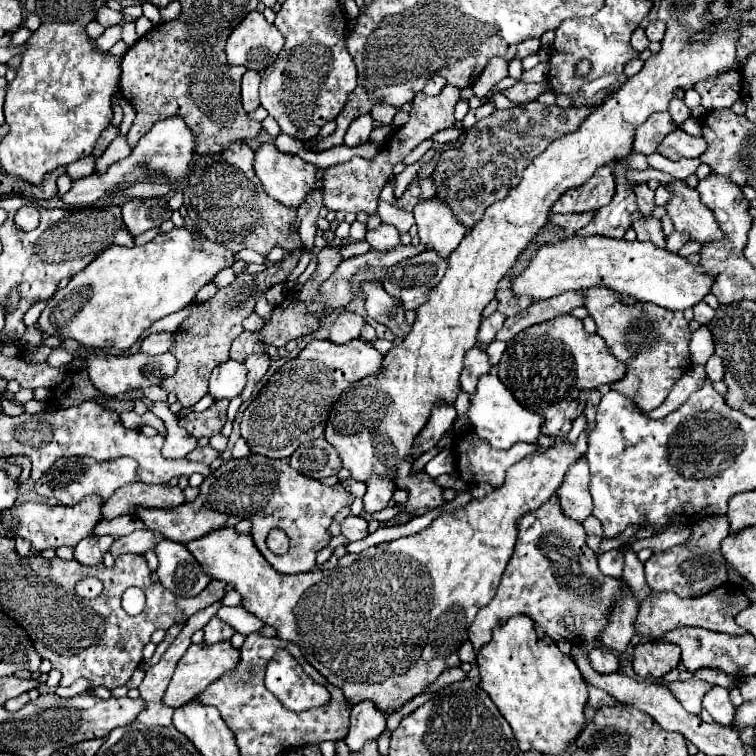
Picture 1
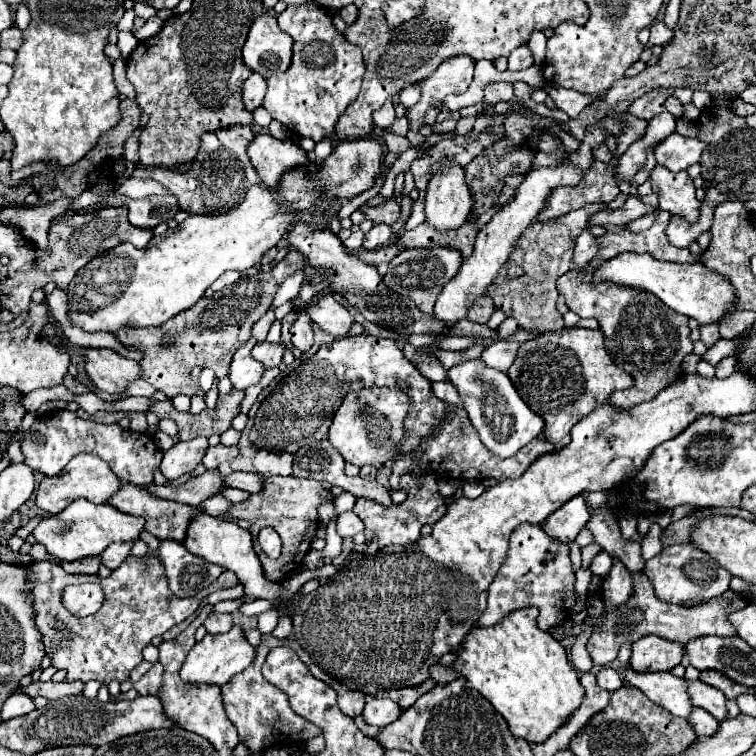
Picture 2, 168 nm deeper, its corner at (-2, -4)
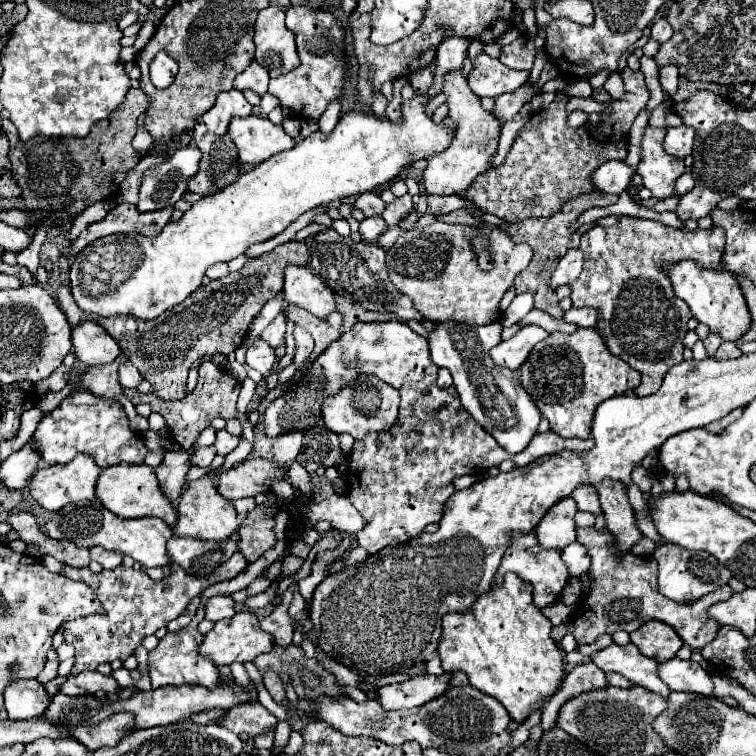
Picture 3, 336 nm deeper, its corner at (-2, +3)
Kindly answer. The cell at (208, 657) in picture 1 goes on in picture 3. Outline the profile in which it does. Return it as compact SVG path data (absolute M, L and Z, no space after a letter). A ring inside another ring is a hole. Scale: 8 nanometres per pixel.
M238 611L232 619L218 621L214 629L204 635L204 641L200 645L200 655L212 659L220 667L220 665L230 665L232 661L238 661L238 663L254 661L258 655L272 651L272 647L274 647L274 637L260 629L258 617L250 611Z

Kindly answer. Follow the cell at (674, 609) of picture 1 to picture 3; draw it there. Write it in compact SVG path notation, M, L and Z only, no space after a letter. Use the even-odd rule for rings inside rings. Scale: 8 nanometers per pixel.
M576 527L576 533L578 533L578 543L582 543L588 549L588 555L592 557L592 567L590 567L592 581L590 581L588 593L584 593L580 597L580 603L574 609L572 617L562 625L552 627L550 637L556 643L560 643L566 633L572 633L578 645L594 643L596 637L602 633L612 635L620 629L632 633L650 619L658 619L658 621L672 625L676 629L676 633L680 635L680 639L694 651L700 651L704 645L708 645L716 637L720 625L708 617L706 609L732 595L732 589L728 585L704 595L702 599L698 599L694 603L674 603L674 601L666 599L664 595L660 595L660 591L656 587L658 567L654 563L654 557L638 557L638 555L630 553L630 555L626 555L626 559L622 559L622 563L614 563L614 557L610 555L610 549L608 549L610 535L606 535L604 529Z

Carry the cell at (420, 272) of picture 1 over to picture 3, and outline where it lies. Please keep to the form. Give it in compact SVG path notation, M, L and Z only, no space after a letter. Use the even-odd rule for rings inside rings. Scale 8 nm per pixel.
M442 221L422 229L414 227L404 231L386 251L386 267L394 287L412 299L422 317L434 323L454 319L470 325L488 325L502 295L514 283L514 277L528 267L530 259L530 245L514 243L498 227L486 227L484 231L478 231L468 225L450 225ZM478 233L488 237L486 249L494 261L490 271L482 271L478 267L478 255L472 249L472 241Z

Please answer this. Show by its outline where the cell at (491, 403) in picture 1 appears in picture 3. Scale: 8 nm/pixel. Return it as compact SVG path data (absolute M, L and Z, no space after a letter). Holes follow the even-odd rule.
M450 319L436 323L436 329L428 333L432 361L438 367L450 369L454 377L454 387L464 407L508 453L514 455L524 451L530 439L536 435L540 423L540 411L532 403L530 395L522 389L516 373L506 367L498 367L490 359L490 349L500 341L502 341L502 325L498 321L478 327Z

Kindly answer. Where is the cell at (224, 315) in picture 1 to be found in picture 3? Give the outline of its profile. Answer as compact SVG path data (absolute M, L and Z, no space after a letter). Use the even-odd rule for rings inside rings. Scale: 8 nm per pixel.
M290 241L278 245L270 253L250 259L240 271L228 273L206 287L200 287L190 297L186 297L172 311L164 311L152 321L134 319L130 315L118 315L102 319L100 315L86 315L70 295L70 285L64 281L58 285L56 295L60 309L64 311L68 323L74 327L86 319L102 325L110 337L120 345L122 353L128 355L130 363L140 371L140 375L152 383L152 393L164 401L176 401L186 397L188 371L196 359L214 353L232 353L246 339L248 325L260 313L260 309L282 291L282 273L288 265L308 265L310 255L306 241Z

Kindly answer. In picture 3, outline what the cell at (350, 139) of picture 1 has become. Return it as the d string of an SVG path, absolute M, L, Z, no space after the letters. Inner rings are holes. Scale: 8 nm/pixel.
M414 93L410 101L402 103L400 123L386 117L376 117L372 111L368 113L364 109L348 111L340 117L330 135L314 131L310 137L298 141L292 149L272 155L270 159L266 159L266 163L260 163L254 169L242 173L238 181L234 181L230 187L224 187L224 191L206 195L204 199L196 201L178 223L170 221L156 237L116 233L96 239L94 243L86 245L86 249L82 249L70 265L70 287L78 307L86 313L98 313L100 317L132 315L136 319L154 319L194 293L200 287L204 271L210 265L222 261L228 263L230 259L244 255L250 245L282 233L302 213L318 205L328 205L348 195L360 195L374 191L376 187L384 187L386 183L394 181L410 163L442 153L454 139L454 125L444 121L436 123L432 115L426 113L428 101L430 97L426 93Z

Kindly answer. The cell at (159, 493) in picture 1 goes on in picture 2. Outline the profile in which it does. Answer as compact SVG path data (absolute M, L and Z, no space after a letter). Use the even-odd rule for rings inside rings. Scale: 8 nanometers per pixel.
M206 470L202 476L196 476L180 486L152 484L152 486L146 486L146 490L148 490L148 494L158 496L162 500L172 500L172 502L188 504L188 506L200 506L204 498L218 494L218 490L222 486L224 486L222 476L216 470Z

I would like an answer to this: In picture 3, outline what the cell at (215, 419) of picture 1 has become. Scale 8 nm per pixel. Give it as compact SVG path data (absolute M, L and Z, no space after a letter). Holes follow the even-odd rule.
M204 361L198 367L198 385L194 387L194 391L182 399L182 401L162 401L154 395L142 395L138 389L122 389L122 393L134 403L148 403L154 411L158 411L164 419L166 425L170 429L170 437L172 441L176 441L182 449L190 449L196 443L196 437L210 425L210 421L214 417L224 417L224 419L232 419L236 417L236 399L238 399L238 391L240 391L240 383L230 375L230 371L214 365L212 361Z

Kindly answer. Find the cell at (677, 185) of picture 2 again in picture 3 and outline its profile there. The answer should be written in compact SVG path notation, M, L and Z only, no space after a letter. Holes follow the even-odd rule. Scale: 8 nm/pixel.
M646 125L644 135L642 135L642 141L640 141L642 155L640 155L640 163L638 163L638 175L642 177L644 187L650 189L652 195L654 195L656 199L674 197L674 195L676 195L676 191L674 191L674 183L676 183L676 179L684 173L684 163L682 163L682 159L672 157L672 155L668 155L668 153L664 151L664 147L662 147L664 135L666 135L666 129Z

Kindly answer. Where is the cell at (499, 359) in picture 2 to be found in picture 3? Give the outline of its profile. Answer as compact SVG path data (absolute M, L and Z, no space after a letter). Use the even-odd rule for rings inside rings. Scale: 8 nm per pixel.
M526 325L512 339L502 341L500 345L496 345L490 351L490 355L492 355L496 365L506 367L510 371L518 371L520 365L526 361L526 355L530 355L534 345L540 343L542 339L546 339L546 335L550 335L550 333L544 331L542 327Z

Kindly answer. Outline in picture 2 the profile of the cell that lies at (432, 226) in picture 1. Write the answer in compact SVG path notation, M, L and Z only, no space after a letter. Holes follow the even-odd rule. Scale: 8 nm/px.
M446 160L434 172L426 188L426 224L438 232L450 232L468 222L470 192L464 182L464 168L448 166Z

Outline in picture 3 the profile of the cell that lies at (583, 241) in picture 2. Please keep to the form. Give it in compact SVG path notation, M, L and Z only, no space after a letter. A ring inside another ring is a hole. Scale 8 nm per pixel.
M580 249L568 251L568 253L560 259L554 275L550 277L550 289L556 289L556 287L560 287L560 285L568 285L568 283L572 283L574 279L578 279L578 275L580 275L580 271L582 271L582 263L584 263L584 257L582 257L582 251L580 251Z

